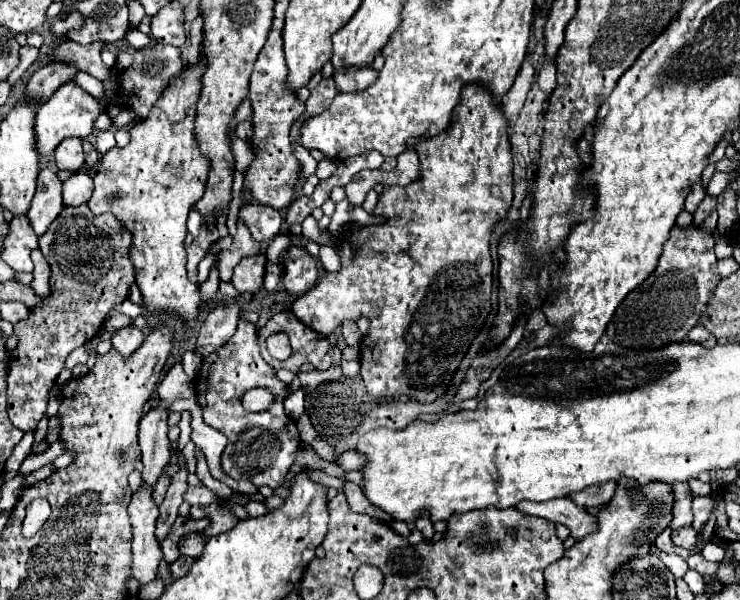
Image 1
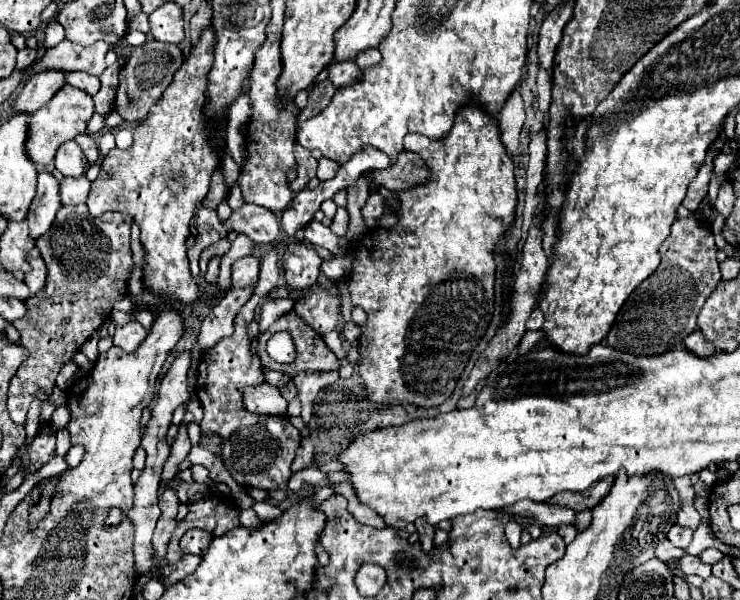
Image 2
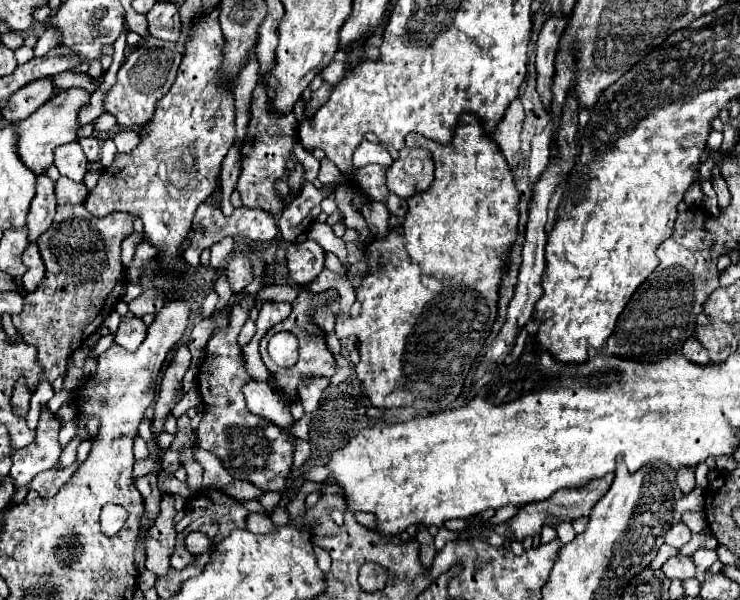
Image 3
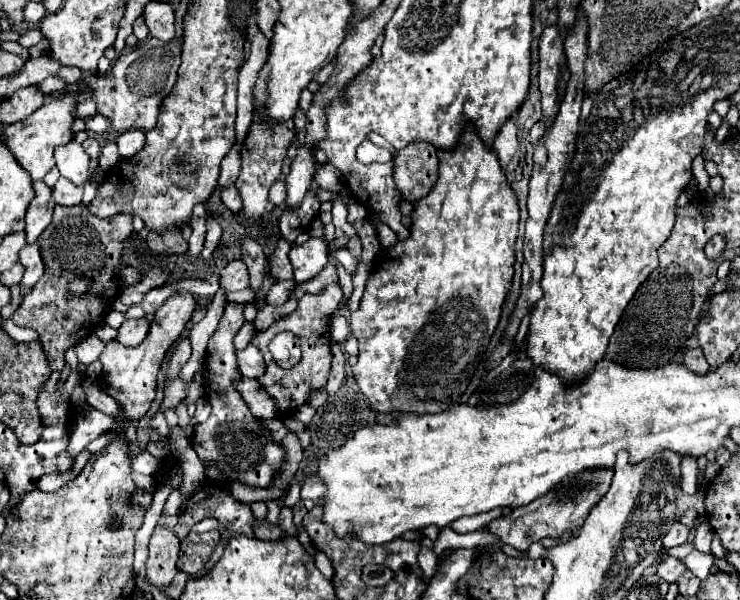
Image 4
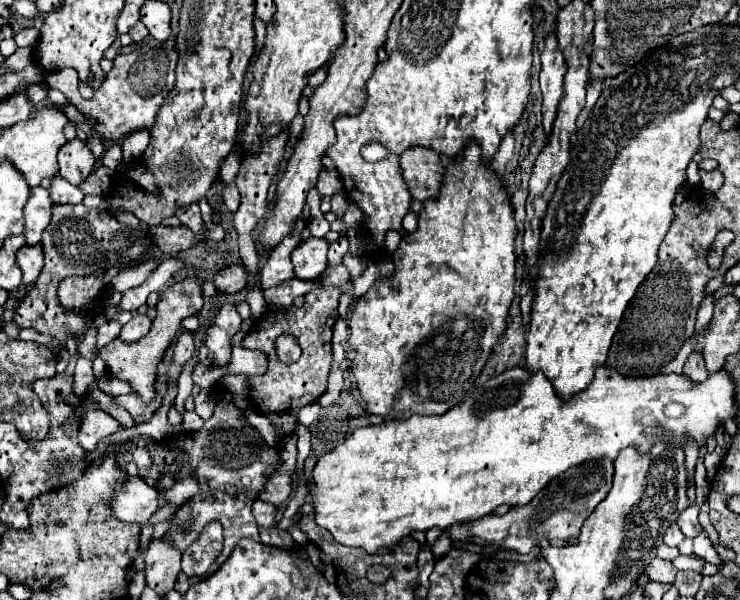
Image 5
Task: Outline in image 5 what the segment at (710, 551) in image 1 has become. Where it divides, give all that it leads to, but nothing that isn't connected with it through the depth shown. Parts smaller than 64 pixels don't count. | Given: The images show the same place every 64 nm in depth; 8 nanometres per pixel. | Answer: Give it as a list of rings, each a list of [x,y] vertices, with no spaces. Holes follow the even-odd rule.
[[[692,554],[692,556],[678,556],[678,558],[672,560],[672,564],[674,564],[678,570],[696,570],[696,572],[702,572],[704,560]]]

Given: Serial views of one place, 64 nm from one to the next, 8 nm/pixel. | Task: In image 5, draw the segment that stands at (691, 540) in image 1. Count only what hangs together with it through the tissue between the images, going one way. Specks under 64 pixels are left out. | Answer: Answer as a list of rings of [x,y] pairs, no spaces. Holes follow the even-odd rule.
[[[672,522],[672,524],[668,526],[668,530],[664,532],[664,544],[666,544],[666,546],[678,546],[682,540],[684,540],[684,534],[680,532],[678,524]]]

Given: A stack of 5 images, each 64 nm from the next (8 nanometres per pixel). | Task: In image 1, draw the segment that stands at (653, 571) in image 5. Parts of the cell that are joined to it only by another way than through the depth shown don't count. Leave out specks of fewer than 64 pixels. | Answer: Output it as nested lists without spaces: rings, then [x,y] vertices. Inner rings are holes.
[[[692,554],[692,556],[688,556],[688,566],[692,568],[692,570],[696,570],[696,572],[700,572],[700,574],[716,574],[716,570],[718,570],[718,564],[712,564],[712,562],[706,562],[700,554]]]

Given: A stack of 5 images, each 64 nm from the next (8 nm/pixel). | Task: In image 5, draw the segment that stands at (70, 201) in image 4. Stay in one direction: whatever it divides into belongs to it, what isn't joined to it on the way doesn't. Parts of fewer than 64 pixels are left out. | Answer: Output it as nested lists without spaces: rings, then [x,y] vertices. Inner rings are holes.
[[[62,176],[52,178],[52,186],[48,192],[50,192],[50,198],[54,204],[72,204],[74,206],[84,200],[84,194],[76,186],[68,184]]]

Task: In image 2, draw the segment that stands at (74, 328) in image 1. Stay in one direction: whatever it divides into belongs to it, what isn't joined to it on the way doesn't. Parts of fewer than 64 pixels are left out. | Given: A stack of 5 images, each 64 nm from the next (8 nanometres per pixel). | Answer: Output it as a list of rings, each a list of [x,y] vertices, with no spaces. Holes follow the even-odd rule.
[[[86,204],[62,206],[56,214],[52,228],[44,236],[40,236],[40,240],[36,240],[36,246],[48,266],[48,278],[46,278],[46,286],[26,300],[26,308],[28,308],[26,316],[20,320],[14,320],[14,326],[20,332],[20,344],[30,352],[22,368],[12,378],[10,392],[8,392],[8,412],[16,424],[24,424],[28,406],[34,400],[36,390],[42,388],[48,394],[52,394],[56,376],[62,370],[62,366],[110,318],[112,304],[126,296],[128,274],[132,268],[130,226],[132,226],[132,216],[124,212],[106,212],[100,218],[94,218],[88,212]]]

